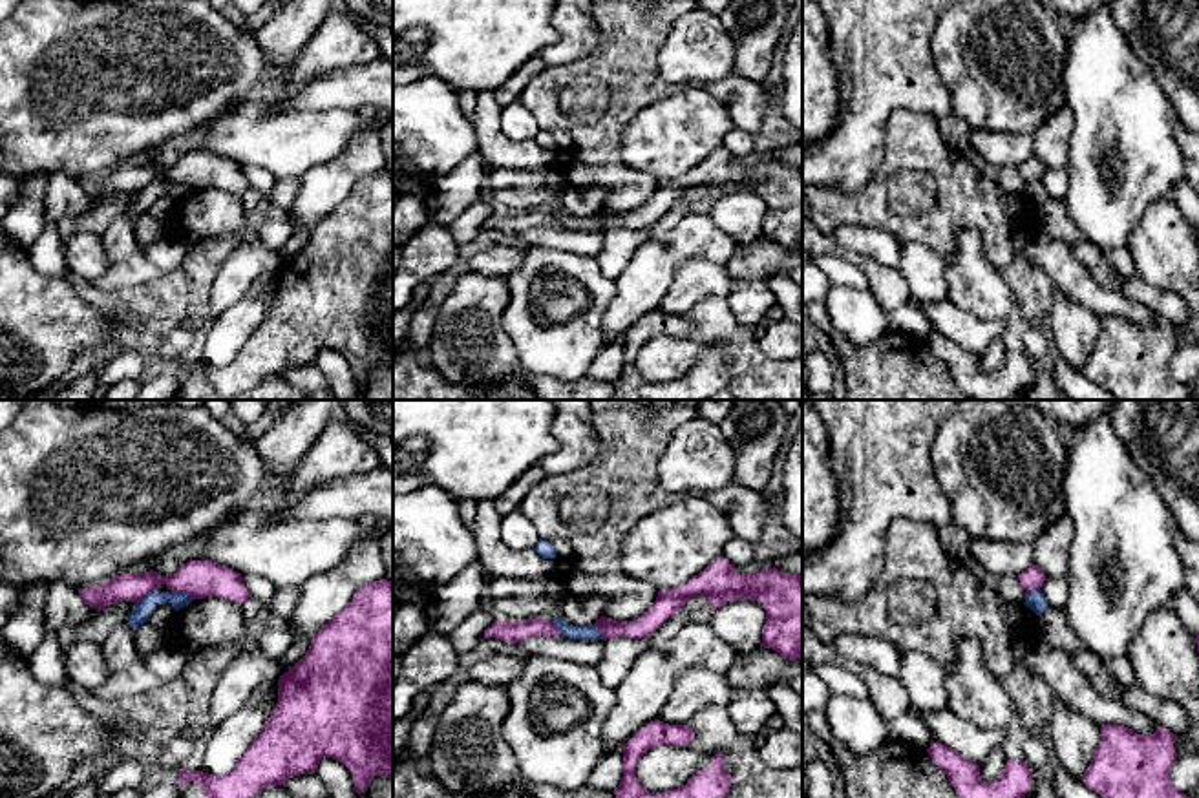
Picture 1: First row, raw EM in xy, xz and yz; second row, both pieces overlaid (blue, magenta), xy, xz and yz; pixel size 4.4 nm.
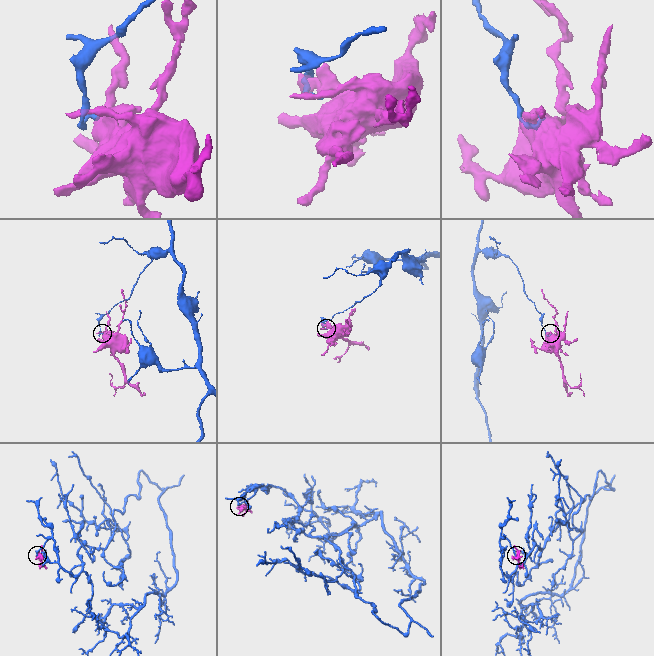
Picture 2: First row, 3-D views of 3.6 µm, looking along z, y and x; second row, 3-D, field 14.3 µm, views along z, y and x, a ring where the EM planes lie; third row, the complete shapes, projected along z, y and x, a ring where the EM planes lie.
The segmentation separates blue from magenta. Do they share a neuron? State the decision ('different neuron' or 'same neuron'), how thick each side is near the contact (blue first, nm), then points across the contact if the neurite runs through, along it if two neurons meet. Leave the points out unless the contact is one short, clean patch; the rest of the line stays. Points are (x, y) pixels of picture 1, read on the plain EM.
different neuron; calibres 80 and 170 nm; border xy (172, 179), (183, 181), (192, 190)

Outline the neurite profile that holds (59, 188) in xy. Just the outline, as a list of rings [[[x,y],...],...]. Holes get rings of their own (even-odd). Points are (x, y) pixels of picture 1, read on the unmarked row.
[[[57,172],[48,175],[44,203],[48,221],[58,223],[62,219],[80,215],[88,208],[102,205],[104,201],[93,199],[86,194],[77,194],[73,190],[73,177]]]

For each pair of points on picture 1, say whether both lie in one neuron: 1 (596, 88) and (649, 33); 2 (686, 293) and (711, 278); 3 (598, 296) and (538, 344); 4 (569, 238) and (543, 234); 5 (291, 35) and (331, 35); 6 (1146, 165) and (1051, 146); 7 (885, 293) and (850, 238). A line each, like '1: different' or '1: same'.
1: same
2: same
3: same
4: same
5: different
6: different
7: different

